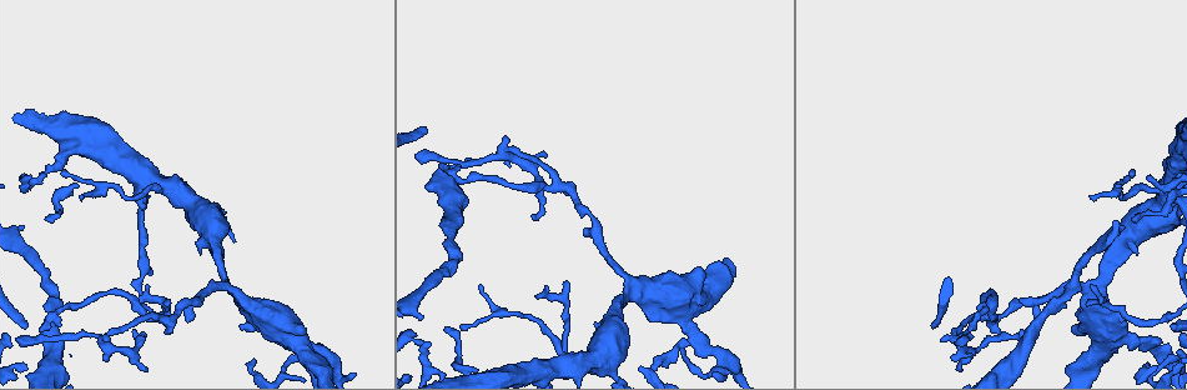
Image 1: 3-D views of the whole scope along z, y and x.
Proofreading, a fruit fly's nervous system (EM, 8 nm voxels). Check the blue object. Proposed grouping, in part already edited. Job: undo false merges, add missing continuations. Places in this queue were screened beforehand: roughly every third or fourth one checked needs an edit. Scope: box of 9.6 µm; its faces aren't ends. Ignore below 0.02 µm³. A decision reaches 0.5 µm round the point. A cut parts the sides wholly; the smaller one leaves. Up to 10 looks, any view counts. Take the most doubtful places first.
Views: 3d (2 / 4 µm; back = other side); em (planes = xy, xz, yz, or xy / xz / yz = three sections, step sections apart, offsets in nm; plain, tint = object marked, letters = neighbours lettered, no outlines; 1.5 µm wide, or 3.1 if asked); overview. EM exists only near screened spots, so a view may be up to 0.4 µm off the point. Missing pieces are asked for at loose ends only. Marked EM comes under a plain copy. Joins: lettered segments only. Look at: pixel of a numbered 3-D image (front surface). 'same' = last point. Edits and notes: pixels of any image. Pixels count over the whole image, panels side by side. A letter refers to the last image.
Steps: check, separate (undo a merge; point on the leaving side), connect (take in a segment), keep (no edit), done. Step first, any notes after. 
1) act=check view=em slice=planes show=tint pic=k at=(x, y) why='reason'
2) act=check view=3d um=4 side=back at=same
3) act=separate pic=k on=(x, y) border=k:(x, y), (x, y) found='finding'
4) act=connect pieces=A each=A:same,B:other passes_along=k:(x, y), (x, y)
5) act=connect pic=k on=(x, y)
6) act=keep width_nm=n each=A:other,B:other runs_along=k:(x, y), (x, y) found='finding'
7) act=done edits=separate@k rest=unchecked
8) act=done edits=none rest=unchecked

act=check view=3d um=2 pic=1 at=(186, 320)

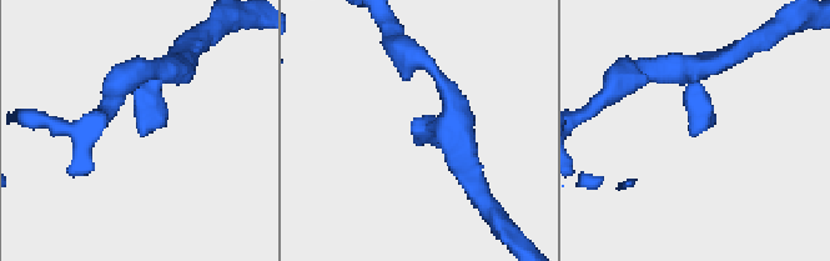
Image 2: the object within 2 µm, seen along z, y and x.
act=check view=em slice=planes show=letters pic=2 at=(420, 124) why='need the tissue'

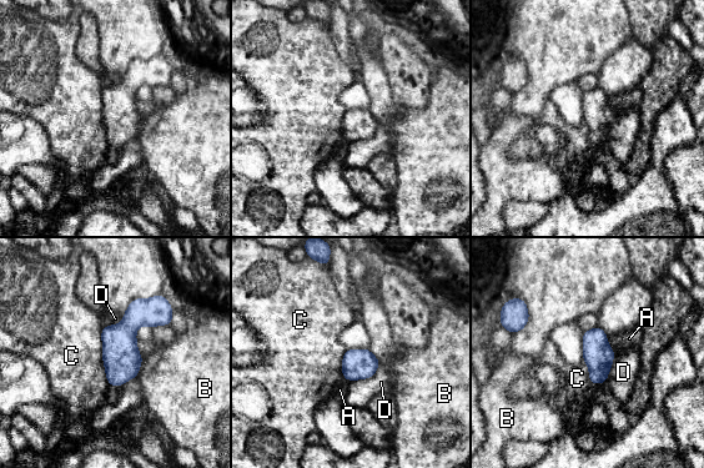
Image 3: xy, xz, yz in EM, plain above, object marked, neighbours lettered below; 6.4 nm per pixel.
act=keep longest_contact=C:380nm each=A:other,B:other,C:other,D:other runs_along=3:(162, 303), (121, 337), (112, 382) found='none of them fits'

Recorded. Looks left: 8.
act=check view=em slice=planes show=letters pic=1 at=(22, 228) why='free end'

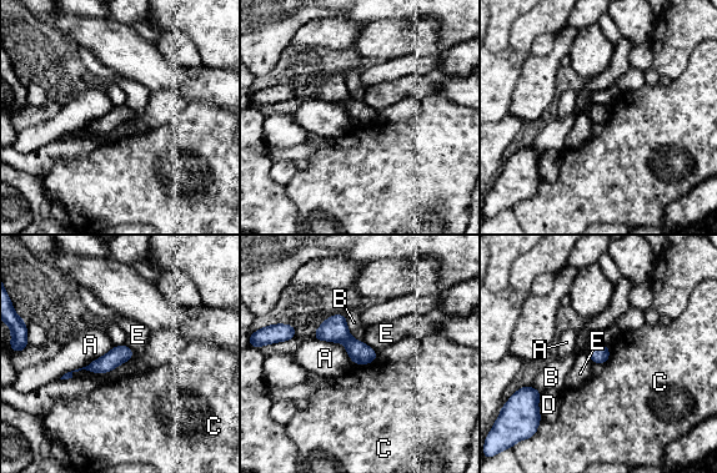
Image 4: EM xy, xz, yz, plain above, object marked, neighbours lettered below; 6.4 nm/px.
act=keep each=A:other,B:other,C:other,D:other,E:other border=4:(126, 343), (133, 352), (129, 361) found='no lettered segment goes on from it'

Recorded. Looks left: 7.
act=check view=3d um=2 side=back pic=1 at=(733, 368) why='thin neck'

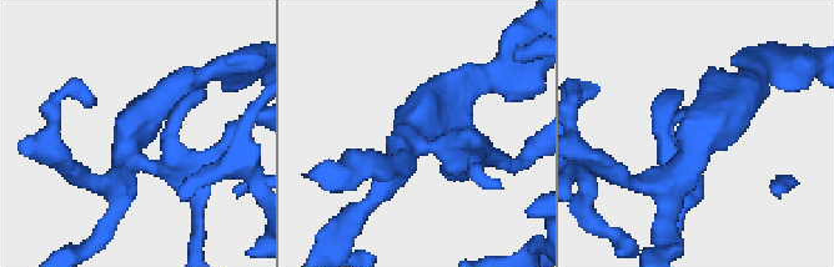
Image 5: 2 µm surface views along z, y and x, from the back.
act=check view=em slice=xy step=4 show=tint pic=5 at=(689, 160)

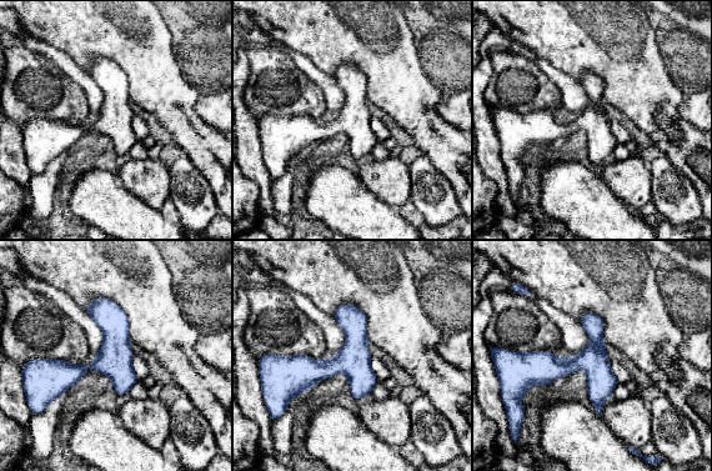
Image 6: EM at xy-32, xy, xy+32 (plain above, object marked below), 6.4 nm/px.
act=check view=em slice=planes show=letters at=same

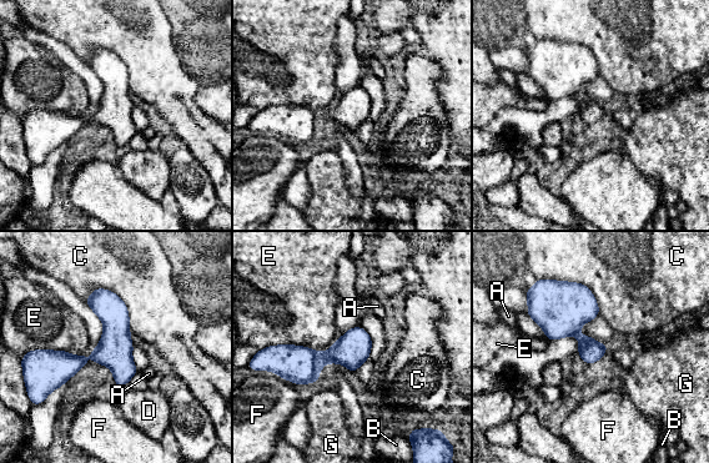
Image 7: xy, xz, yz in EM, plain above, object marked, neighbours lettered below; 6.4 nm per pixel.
act=keep longest_contact=E:460nm each=A:other,B:other,C:other,D:other,E:other,F:other,G:other runs_along=7:(124, 307), (95, 356), (38, 357) found='all the same neuron'

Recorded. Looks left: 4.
act=check view=3d um=2 pic=1 at=(545, 158) why='an open end'

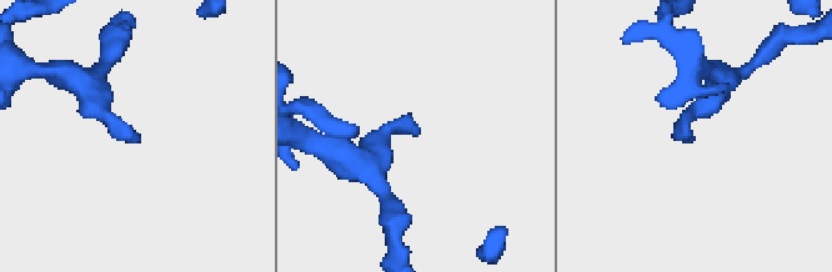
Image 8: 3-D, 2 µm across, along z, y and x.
act=check view=em slice=yz step=8 show=letters pic=8 at=(416, 135) why='need the tissue'

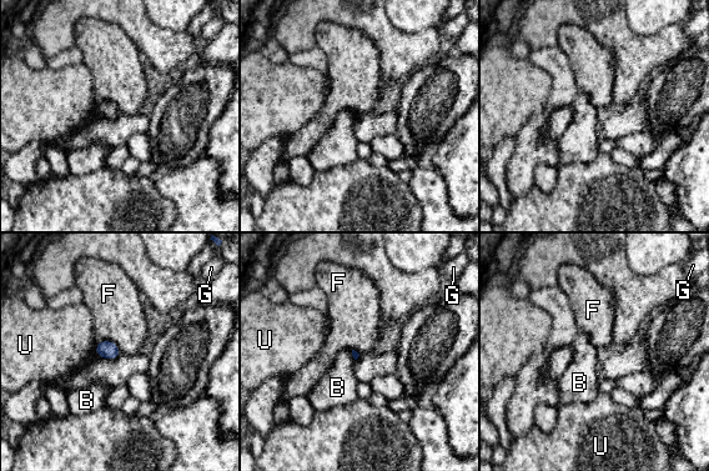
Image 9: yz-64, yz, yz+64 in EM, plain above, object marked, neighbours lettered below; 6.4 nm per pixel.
act=check view=em slice=planes show=letters at=same

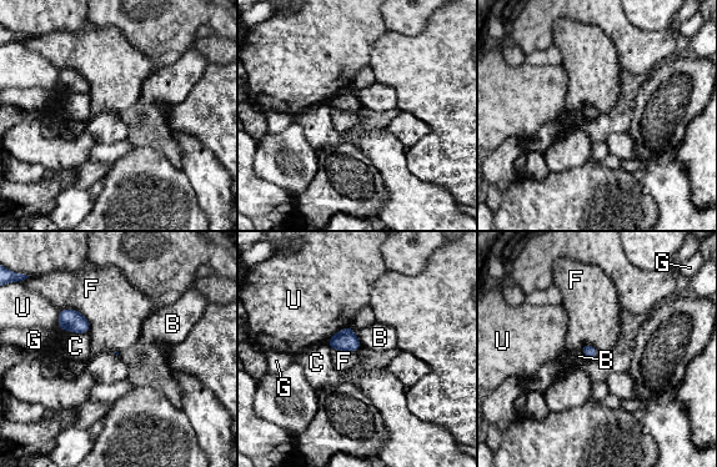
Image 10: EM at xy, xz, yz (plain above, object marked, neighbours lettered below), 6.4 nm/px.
act=keep longest_contact=F:240nm each=B:other,C:other,F:other,G:other,U:other border=10:(59, 310), (76, 310), (89, 332) found='none of them fits'

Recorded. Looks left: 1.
act=done edits=none rest=unchecked

